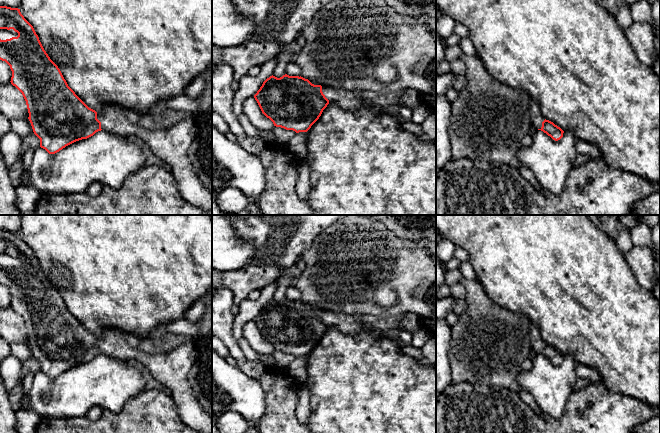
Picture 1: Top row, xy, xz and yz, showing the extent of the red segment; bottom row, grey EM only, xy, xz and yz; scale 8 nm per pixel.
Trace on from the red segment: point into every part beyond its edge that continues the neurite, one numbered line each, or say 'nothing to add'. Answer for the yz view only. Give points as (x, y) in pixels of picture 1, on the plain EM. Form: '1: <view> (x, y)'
1: yz (537, 342)

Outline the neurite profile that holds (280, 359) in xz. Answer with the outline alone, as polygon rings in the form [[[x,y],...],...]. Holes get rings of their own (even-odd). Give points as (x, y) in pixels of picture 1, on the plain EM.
[[[274,351],[272,364],[277,367],[288,367],[296,358],[293,354],[286,354],[281,351]]]

